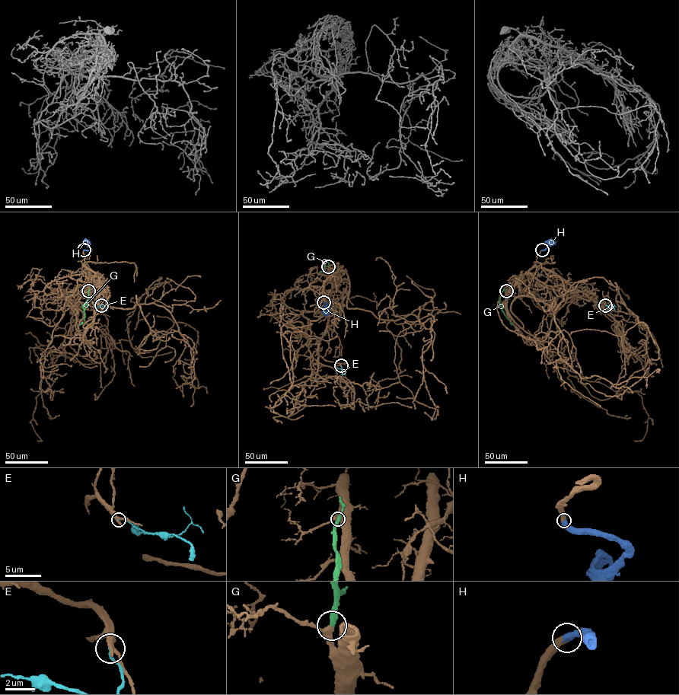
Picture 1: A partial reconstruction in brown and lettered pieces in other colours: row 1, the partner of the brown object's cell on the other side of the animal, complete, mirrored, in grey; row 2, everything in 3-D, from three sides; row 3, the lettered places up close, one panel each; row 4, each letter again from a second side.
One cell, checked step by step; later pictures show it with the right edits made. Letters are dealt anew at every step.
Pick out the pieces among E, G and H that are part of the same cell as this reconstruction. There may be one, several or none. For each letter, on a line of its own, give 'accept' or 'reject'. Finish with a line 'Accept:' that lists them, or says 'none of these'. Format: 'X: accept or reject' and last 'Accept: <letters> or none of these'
E: reject
G: accept
H: accept
Accept: G, H

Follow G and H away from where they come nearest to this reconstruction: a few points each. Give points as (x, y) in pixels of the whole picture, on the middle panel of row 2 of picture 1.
G: (328, 266), (328, 260), (325, 259), (323, 269), (319, 272)
H: (323, 301), (330, 305), (325, 315)

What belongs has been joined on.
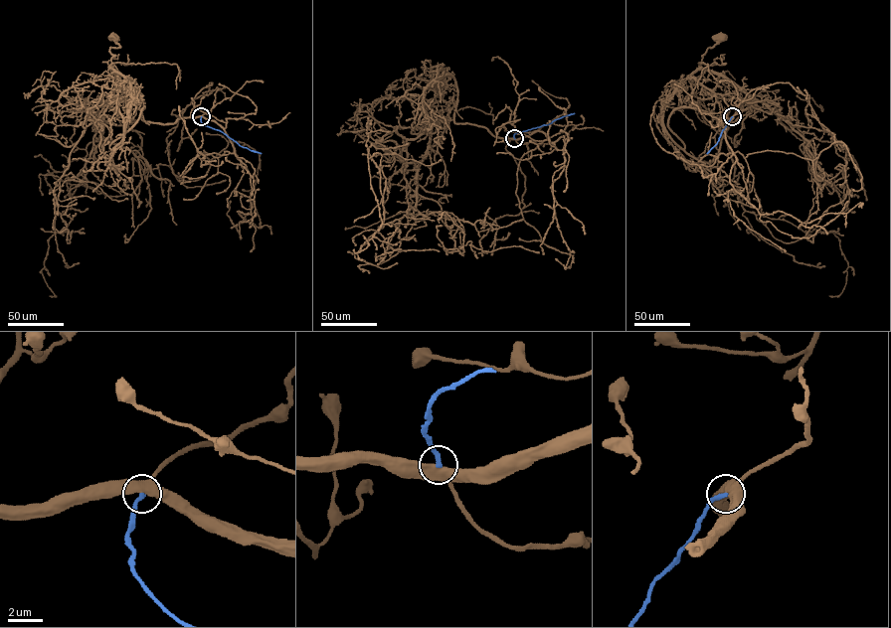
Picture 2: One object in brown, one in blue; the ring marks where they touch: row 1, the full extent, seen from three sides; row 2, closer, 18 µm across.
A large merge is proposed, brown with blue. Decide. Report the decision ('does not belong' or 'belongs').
does not belong

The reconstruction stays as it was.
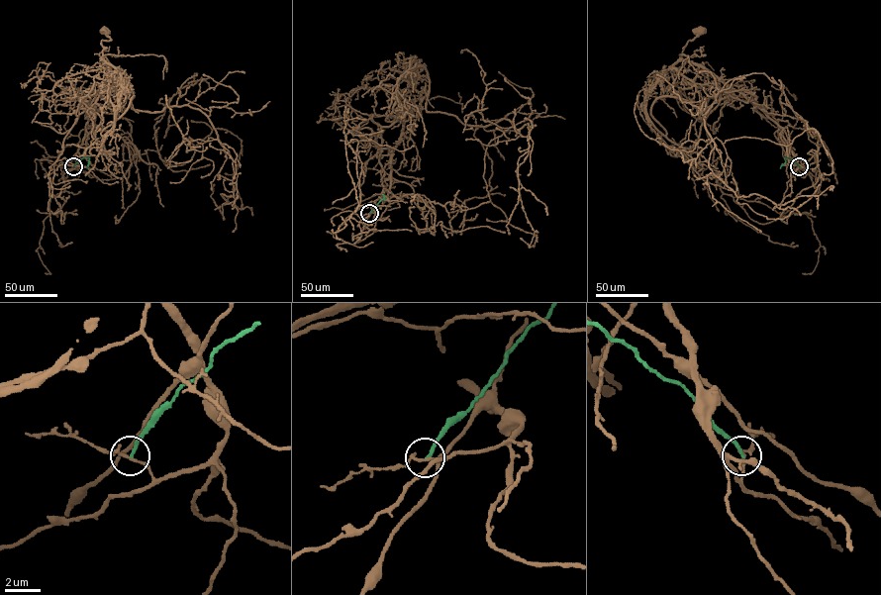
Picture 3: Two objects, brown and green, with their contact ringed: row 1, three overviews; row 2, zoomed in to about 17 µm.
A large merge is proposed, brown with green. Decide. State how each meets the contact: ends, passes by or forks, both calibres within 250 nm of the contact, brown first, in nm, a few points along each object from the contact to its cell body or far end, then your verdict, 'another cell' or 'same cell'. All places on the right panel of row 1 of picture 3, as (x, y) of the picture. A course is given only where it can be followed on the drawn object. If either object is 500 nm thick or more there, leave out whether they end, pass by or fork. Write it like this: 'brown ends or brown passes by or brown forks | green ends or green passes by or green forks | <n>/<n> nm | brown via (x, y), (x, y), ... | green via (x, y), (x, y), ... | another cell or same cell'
brown passes by | green ends | 160/180 nm | brown via (799, 166), (789, 154), (781, 129), (757, 106), (710, 71), (682, 58), (683, 48), (699, 31) | green via (799, 166), (786, 157), (780, 168) | another cell

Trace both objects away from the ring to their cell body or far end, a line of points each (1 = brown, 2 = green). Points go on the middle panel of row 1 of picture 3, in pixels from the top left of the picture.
1: (369, 213), (389, 190), (402, 127), (398, 96), (406, 108), (401, 114)
2: (369, 213), (384, 200), (382, 194)

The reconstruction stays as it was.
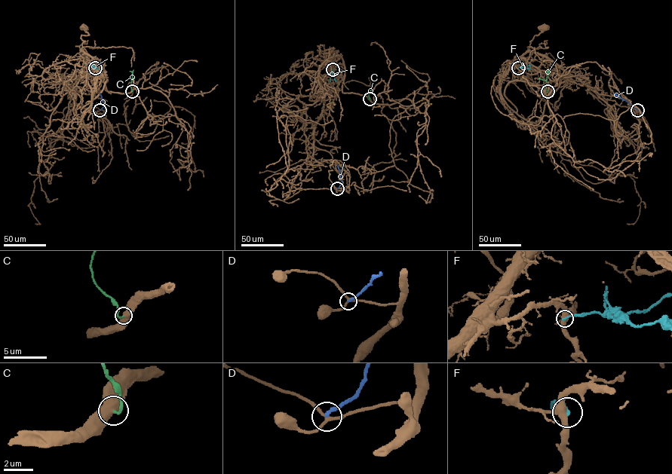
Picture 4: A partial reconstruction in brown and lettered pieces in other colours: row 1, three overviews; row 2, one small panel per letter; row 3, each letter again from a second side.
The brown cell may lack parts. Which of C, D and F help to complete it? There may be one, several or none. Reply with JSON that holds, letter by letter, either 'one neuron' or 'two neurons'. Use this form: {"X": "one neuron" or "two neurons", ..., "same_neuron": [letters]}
{"C": "one neuron", "D": "two neurons", "F": "two neurons", "same_neuron": ["C"]}

